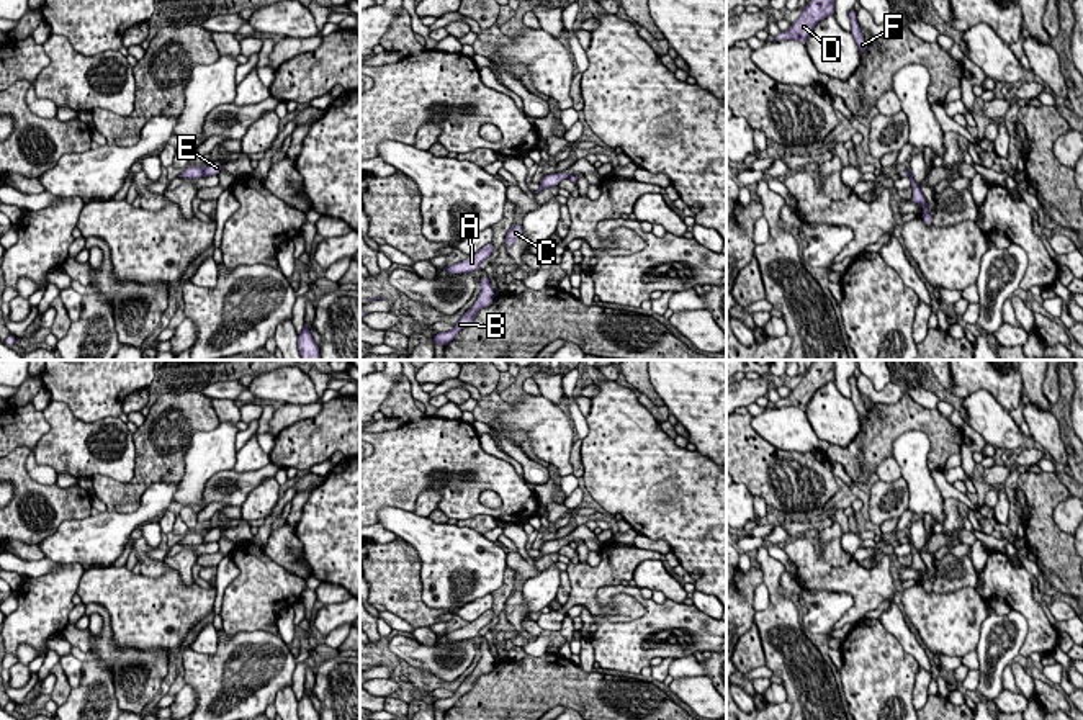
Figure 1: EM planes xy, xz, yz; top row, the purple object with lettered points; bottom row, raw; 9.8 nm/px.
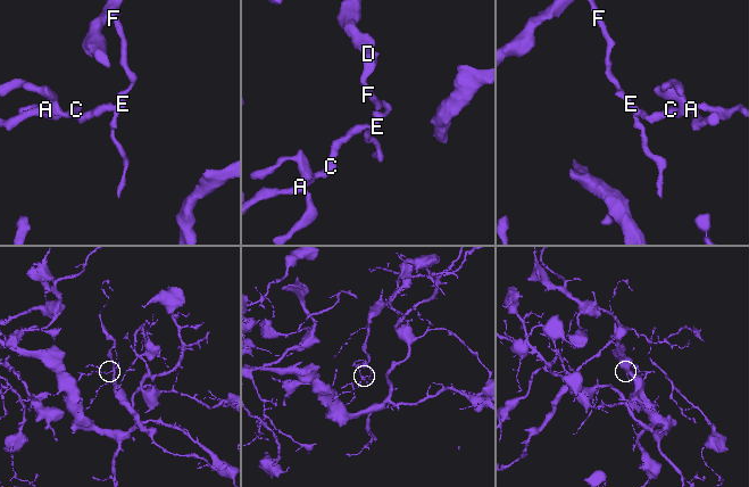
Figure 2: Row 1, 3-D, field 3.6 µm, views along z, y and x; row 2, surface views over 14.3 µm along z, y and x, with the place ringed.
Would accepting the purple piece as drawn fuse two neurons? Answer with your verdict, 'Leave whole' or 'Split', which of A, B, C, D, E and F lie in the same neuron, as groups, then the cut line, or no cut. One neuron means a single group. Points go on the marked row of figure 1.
Split. Groups: A B C / D E F. Split along xy (202, 169), (203, 175)

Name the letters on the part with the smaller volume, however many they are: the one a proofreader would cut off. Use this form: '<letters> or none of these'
D, E, F

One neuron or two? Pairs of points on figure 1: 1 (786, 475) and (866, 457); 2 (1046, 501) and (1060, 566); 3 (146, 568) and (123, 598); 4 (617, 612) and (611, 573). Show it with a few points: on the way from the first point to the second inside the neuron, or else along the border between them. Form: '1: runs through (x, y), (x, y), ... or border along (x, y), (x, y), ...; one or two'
1: border along (825, 454), (833, 462); two
2: runs through (1044, 517), (1044, 539), (1056, 550); one
3: border along (170, 568), (154, 578), (139, 576), (131, 571); two
4: runs through (602, 609), (591, 601), (591, 588), (596, 583); one

